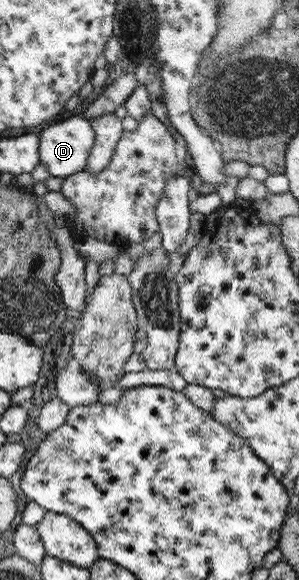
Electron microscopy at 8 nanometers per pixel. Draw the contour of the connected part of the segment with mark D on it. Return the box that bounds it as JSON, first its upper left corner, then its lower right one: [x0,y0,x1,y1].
[41,115,97,178]

